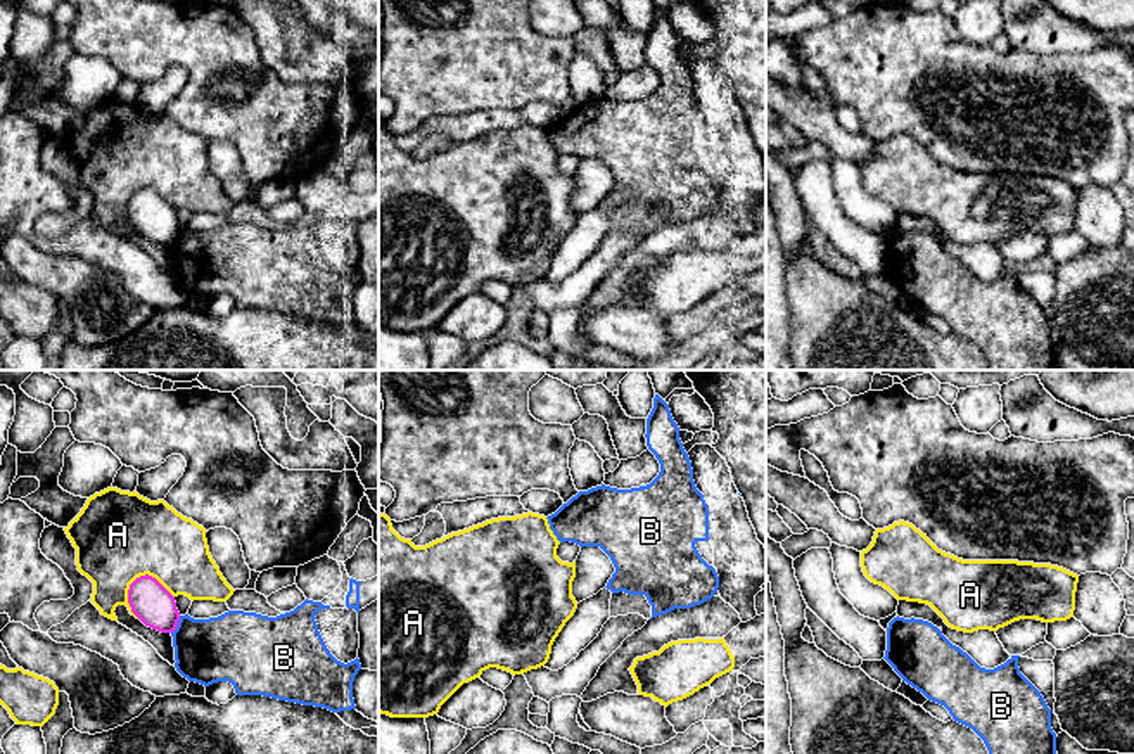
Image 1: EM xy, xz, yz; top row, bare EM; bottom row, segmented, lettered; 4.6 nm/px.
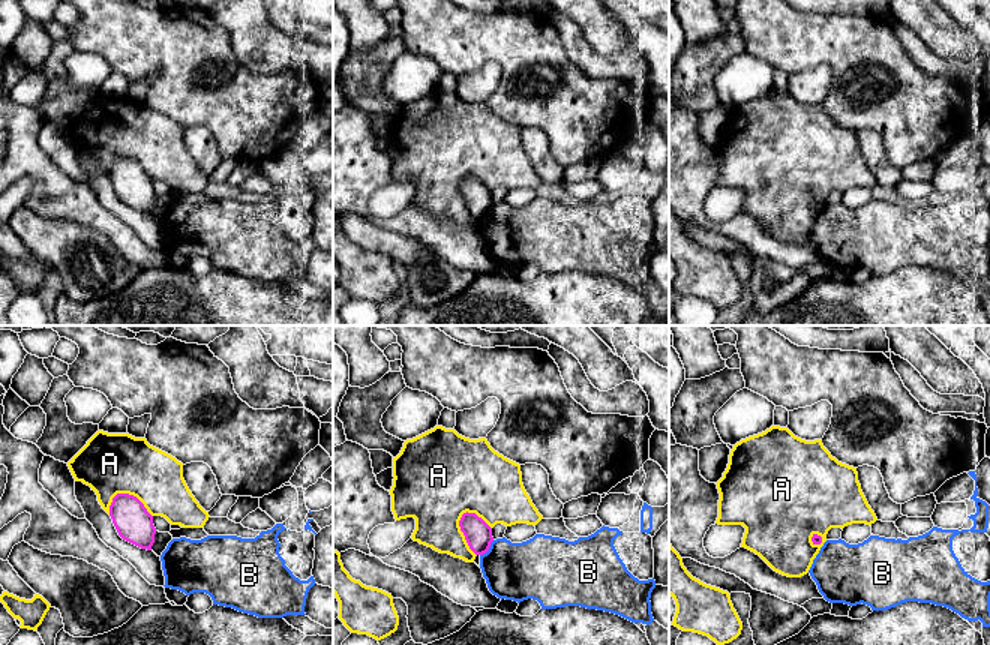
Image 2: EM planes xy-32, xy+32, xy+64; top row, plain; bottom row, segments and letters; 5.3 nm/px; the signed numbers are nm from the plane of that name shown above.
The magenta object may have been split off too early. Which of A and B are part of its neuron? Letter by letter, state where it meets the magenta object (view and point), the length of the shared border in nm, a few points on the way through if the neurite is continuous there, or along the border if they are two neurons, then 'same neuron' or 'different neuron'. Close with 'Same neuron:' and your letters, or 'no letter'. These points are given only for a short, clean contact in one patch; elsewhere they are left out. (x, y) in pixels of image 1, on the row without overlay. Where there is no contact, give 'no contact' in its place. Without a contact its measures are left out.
A: contact xy (147, 187); length 220 nm; different neuron
B: contact xy (177, 237); length 100 nm; border xy (180, 229), (172, 246); different neuron
Same neuron: no letter

